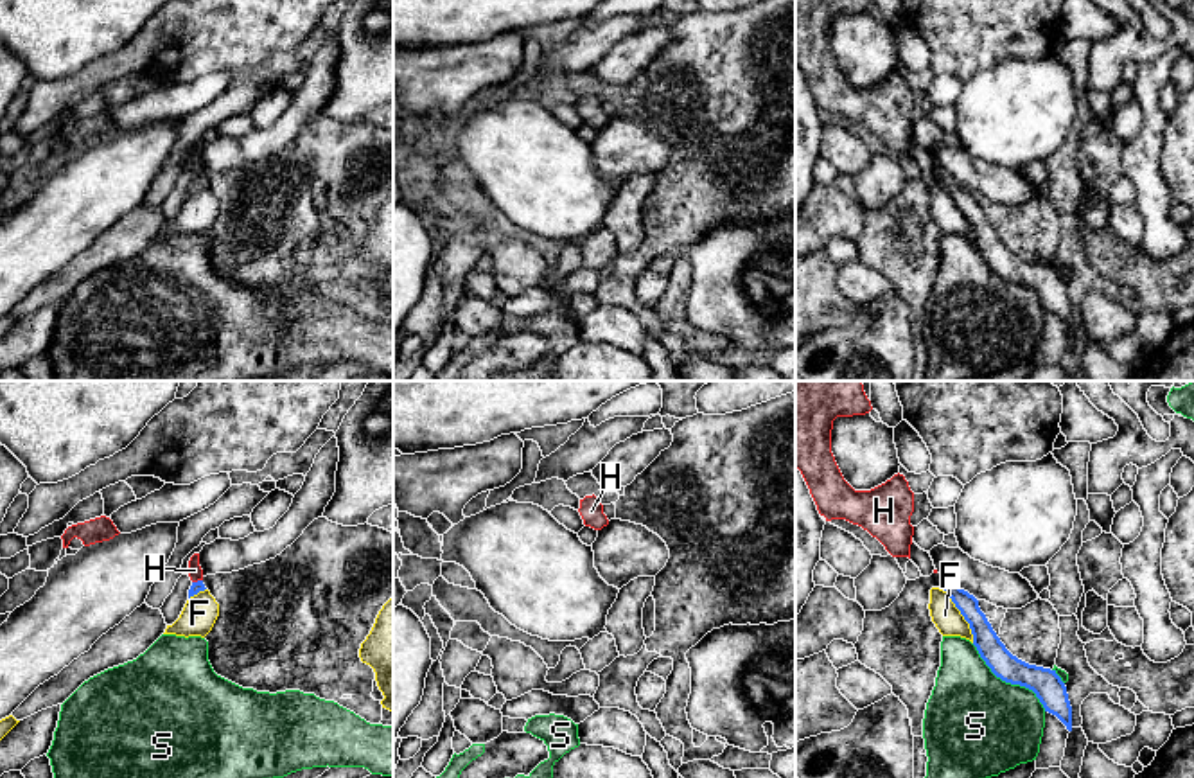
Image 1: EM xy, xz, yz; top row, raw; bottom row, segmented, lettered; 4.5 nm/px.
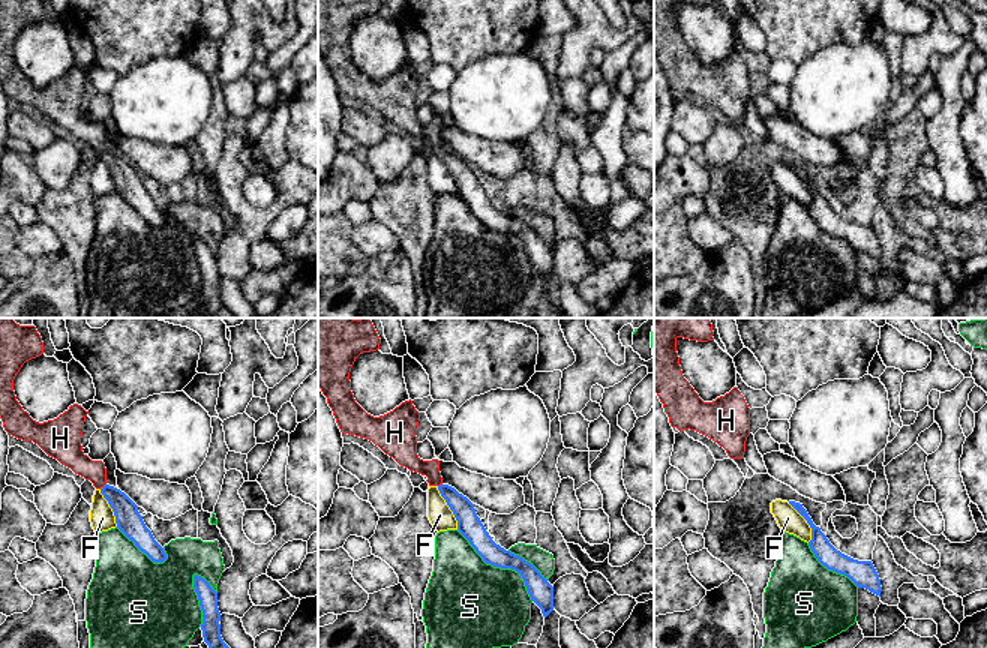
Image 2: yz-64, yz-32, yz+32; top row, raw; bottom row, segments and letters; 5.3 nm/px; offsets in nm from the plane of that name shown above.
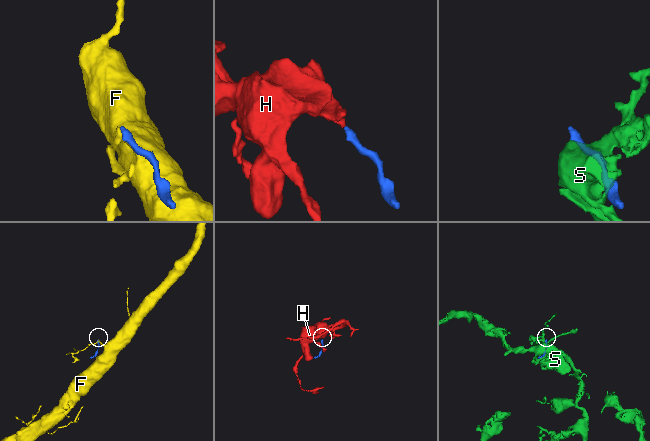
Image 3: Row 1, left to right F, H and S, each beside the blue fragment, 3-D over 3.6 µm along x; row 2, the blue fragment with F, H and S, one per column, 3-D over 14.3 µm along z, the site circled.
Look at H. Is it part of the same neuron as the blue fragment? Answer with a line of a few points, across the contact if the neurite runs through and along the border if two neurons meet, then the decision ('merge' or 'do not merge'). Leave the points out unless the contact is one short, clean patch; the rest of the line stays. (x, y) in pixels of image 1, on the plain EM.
line xy (198, 184), (198, 178), (194, 167); merge

